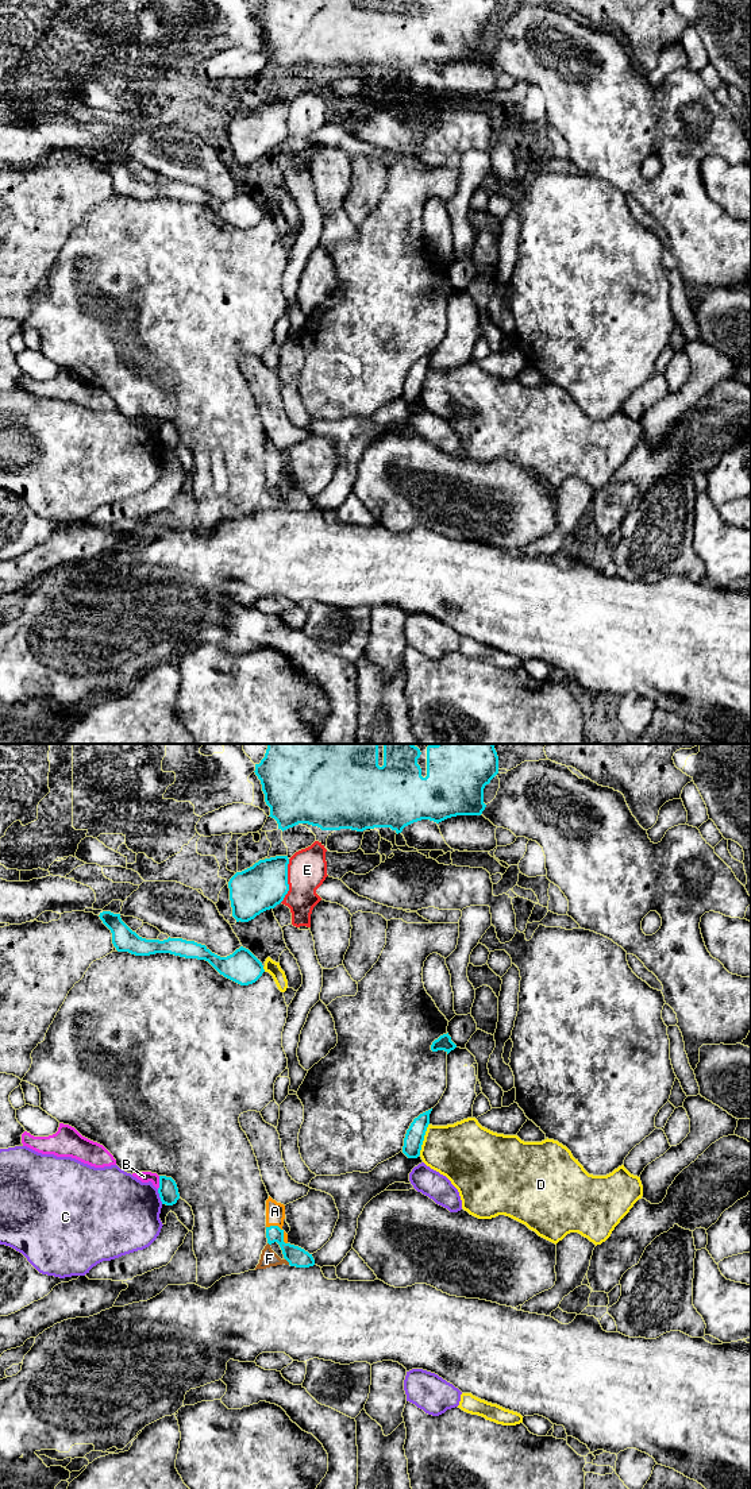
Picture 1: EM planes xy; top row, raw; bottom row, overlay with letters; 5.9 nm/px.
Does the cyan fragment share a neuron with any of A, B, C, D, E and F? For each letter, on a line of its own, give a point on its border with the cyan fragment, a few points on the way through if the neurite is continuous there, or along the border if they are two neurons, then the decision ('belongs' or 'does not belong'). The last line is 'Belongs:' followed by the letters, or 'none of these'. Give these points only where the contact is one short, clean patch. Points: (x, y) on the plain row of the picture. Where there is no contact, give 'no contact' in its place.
A: xy (281, 474) | across xy (297, 501), (282, 486), (281, 474), (274, 467), (274, 455) | belongs
B: xy (160, 427) | does not belong
C: xy (160, 440) | does not belong
D: xy (423, 384) | does not belong
E: xy (287, 124) | does not belong
F: xy (287, 504) | along xy (285, 502), (289, 508) | does not belong
Belongs: A

